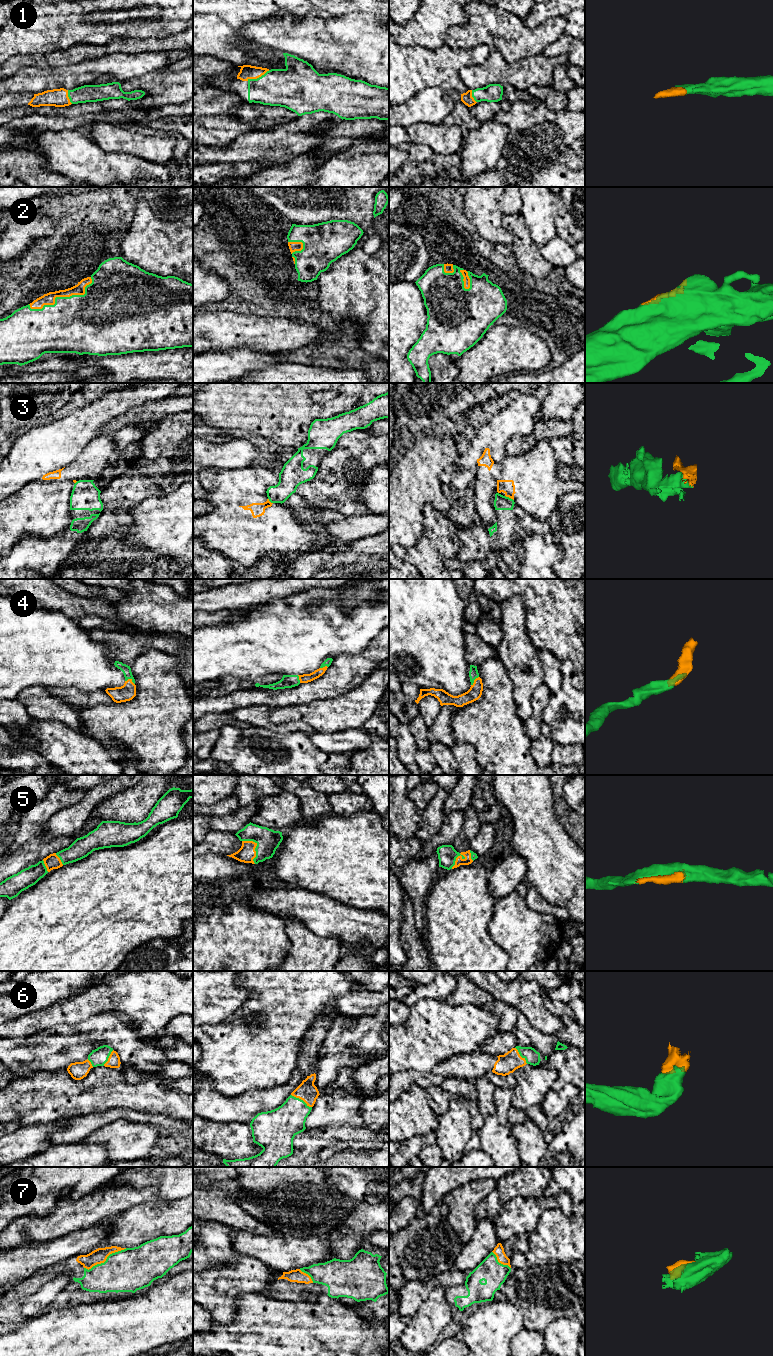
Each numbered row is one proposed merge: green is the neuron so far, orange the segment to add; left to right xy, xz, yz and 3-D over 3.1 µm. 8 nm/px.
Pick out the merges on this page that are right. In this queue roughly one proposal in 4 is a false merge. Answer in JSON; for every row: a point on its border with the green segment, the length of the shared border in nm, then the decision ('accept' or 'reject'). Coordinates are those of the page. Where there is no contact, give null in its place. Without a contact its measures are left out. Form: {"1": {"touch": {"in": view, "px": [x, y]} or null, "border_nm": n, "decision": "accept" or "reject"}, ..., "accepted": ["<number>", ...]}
{"1": {"touch": {"in": "xz", "px": [259, 77]}, "border_nm": 200, "decision": "accept"}, "2": {"touch": {"in": "xy", "px": [63, 297]}, "border_nm": 550, "decision": "accept"}, "3": {"touch": {"in": "yz", "px": [508, 497]}, "border_nm": 80, "decision": "reject"}, "4": {"touch": {"in": "xy", "px": [130, 678]}, "border_nm": 90, "decision": "accept"}, "5": {"touch": {"in": "xz", "px": [256, 847]}, "border_nm": 220, "decision": "accept"}, "6": {"touch": {"in": "xz", "px": [300, 1099]}, "border_nm": 200, "decision": "accept"}, "7": {"touch": {"in": "xy", "px": [106, 1260]}, "border_nm": 380, "decision": "accept"}, "accepted": ["1", "2", "4", "5", "6", "7"]}

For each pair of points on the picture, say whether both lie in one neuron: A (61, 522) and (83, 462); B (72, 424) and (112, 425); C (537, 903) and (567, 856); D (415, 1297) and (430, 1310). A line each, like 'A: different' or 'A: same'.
A: same
B: different
C: different
D: different

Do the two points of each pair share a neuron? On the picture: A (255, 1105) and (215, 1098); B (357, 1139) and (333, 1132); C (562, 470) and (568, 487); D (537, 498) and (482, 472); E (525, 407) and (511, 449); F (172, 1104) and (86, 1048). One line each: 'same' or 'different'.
A: same
B: same
C: different
D: same
E: different
F: different

